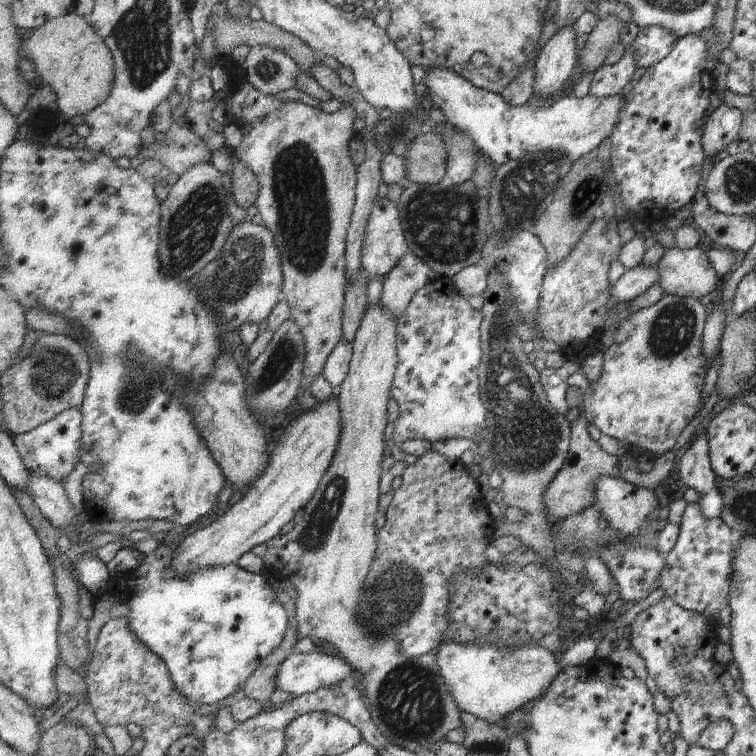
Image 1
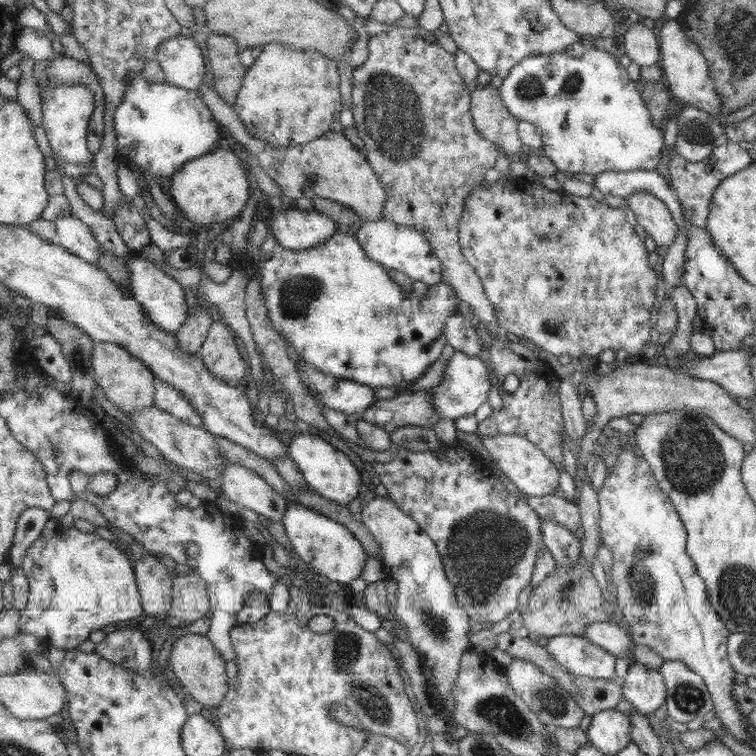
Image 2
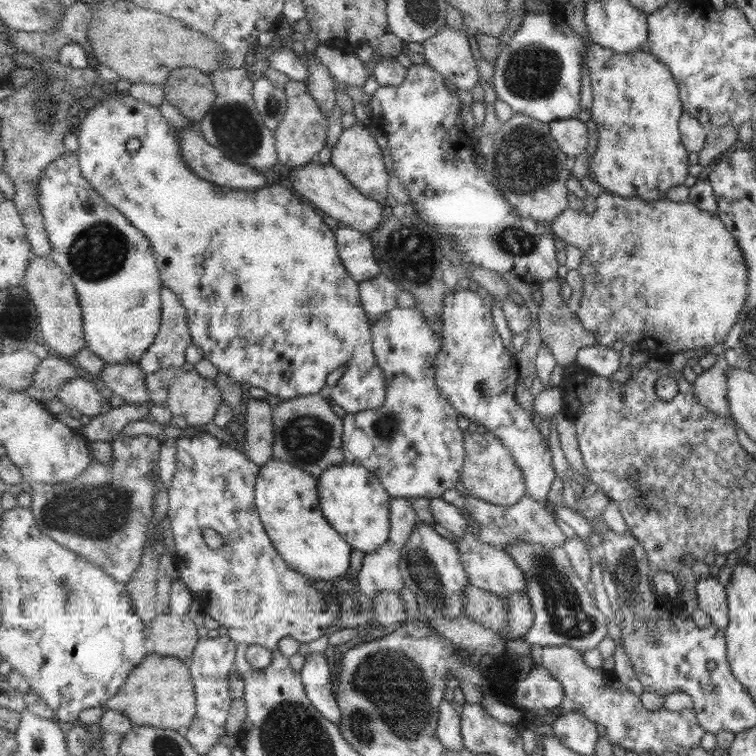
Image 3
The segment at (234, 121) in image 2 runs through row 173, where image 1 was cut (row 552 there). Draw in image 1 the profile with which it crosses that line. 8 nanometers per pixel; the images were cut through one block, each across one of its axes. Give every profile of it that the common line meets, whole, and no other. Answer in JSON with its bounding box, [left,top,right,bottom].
[264,301,463,754]

